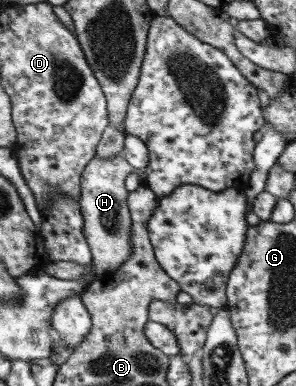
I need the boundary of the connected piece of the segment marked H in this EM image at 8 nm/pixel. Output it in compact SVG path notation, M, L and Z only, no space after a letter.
M120 153L102 159L102 157L93 156L83 168L80 173L80 197L78 204L80 205L80 212L83 218L82 234L89 246L92 261L94 263L94 271L97 276L104 273L112 273L122 265L123 261L130 256L131 244L130 244L130 217L128 207L126 206L126 195L128 191L125 190L123 180L127 177L128 173L135 172Z

